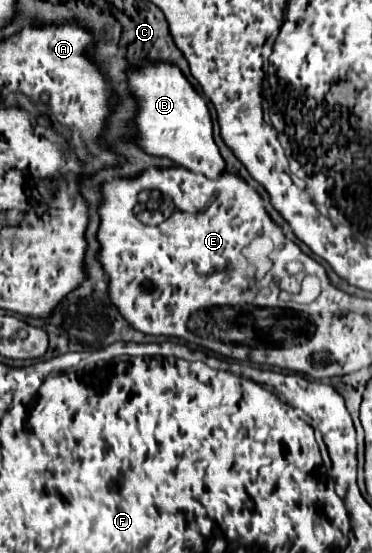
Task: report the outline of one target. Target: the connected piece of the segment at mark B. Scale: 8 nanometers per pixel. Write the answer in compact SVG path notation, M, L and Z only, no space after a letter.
M144 61L140 71L128 71L128 83L140 103L136 127L140 131L138 143L146 153L168 157L176 165L210 179L224 171L224 159L212 139L212 121L206 101L194 91L178 67Z

